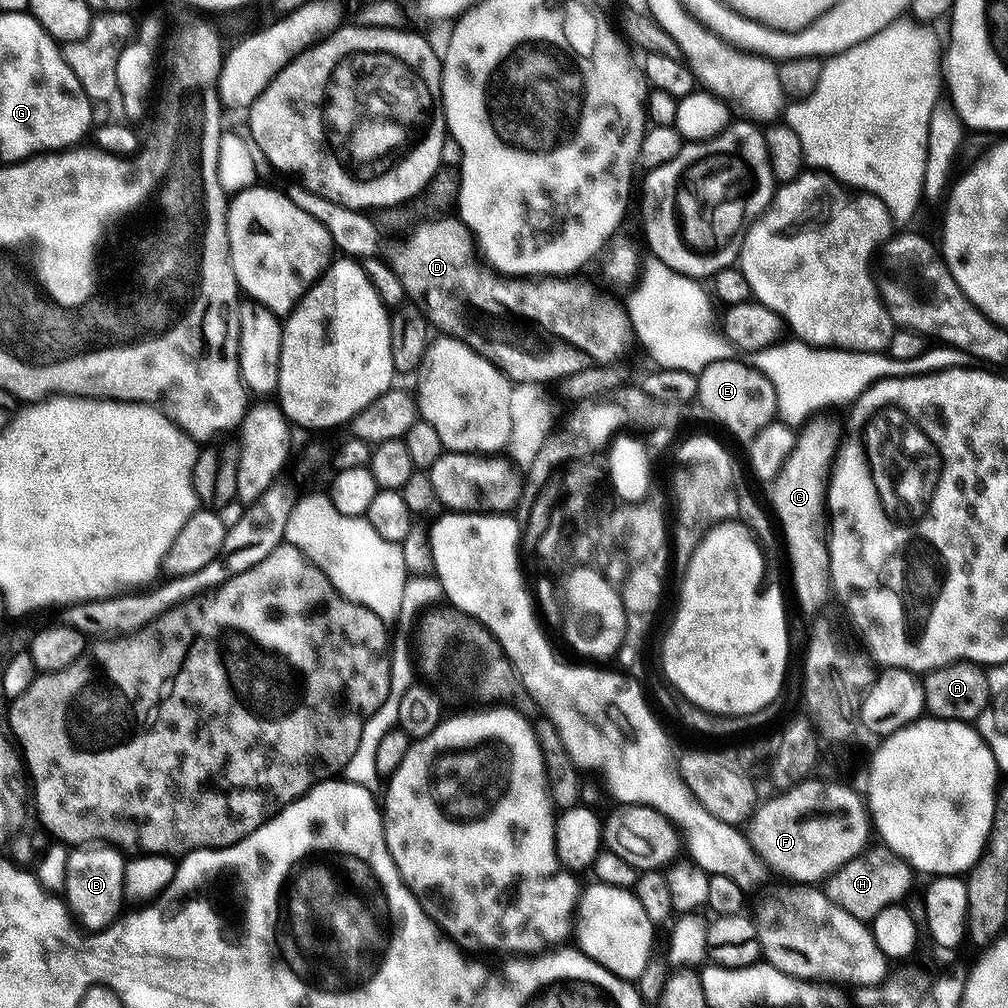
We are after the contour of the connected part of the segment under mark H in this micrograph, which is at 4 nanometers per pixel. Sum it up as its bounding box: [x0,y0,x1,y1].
[826,846,913,922]

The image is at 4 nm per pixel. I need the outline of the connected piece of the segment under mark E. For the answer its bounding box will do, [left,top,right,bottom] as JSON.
[696,358,777,442]

